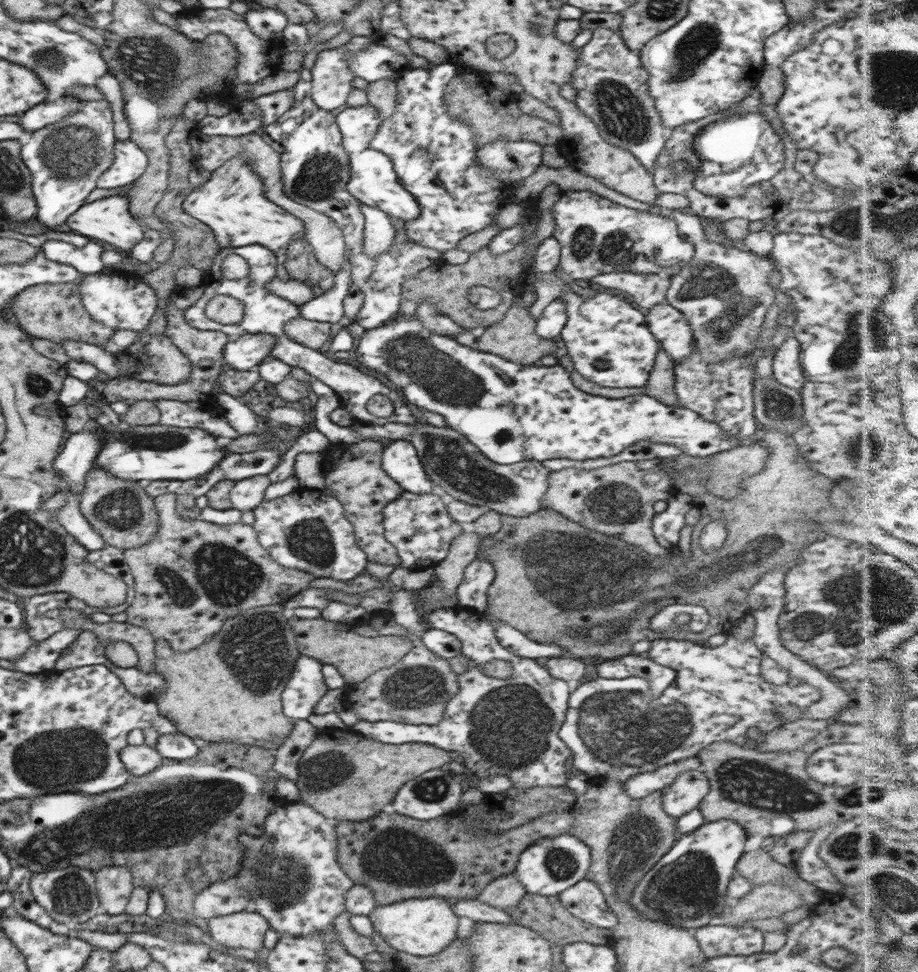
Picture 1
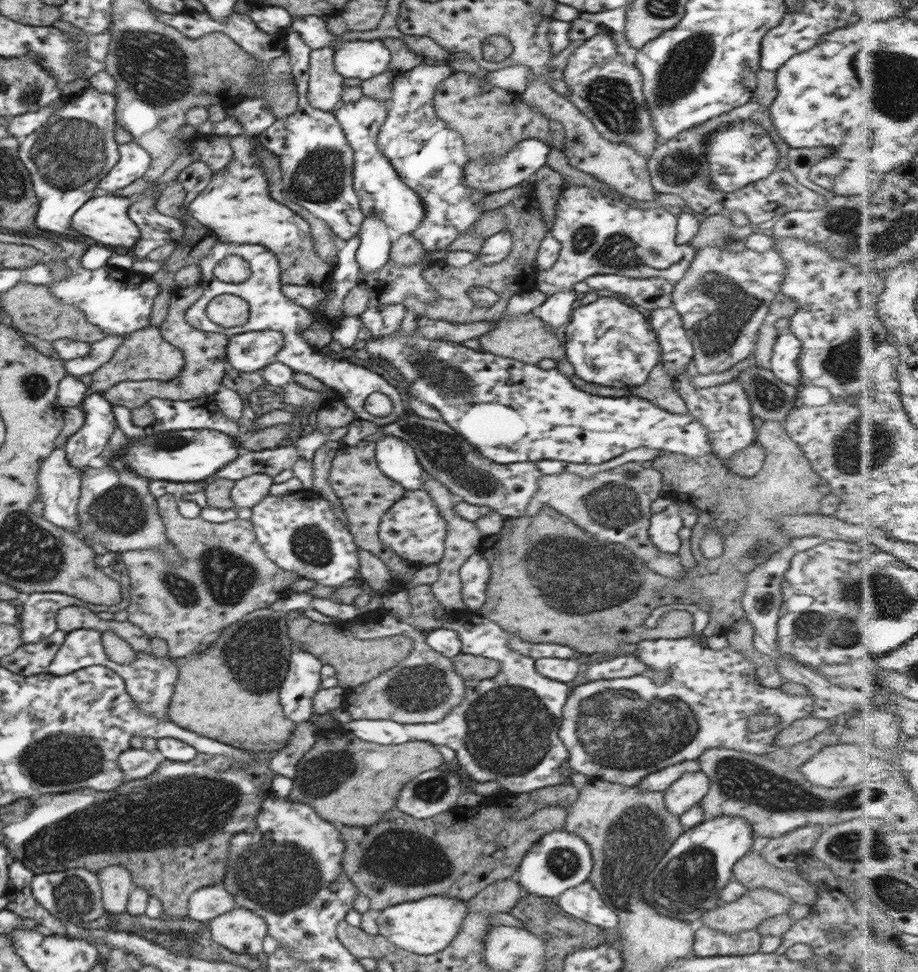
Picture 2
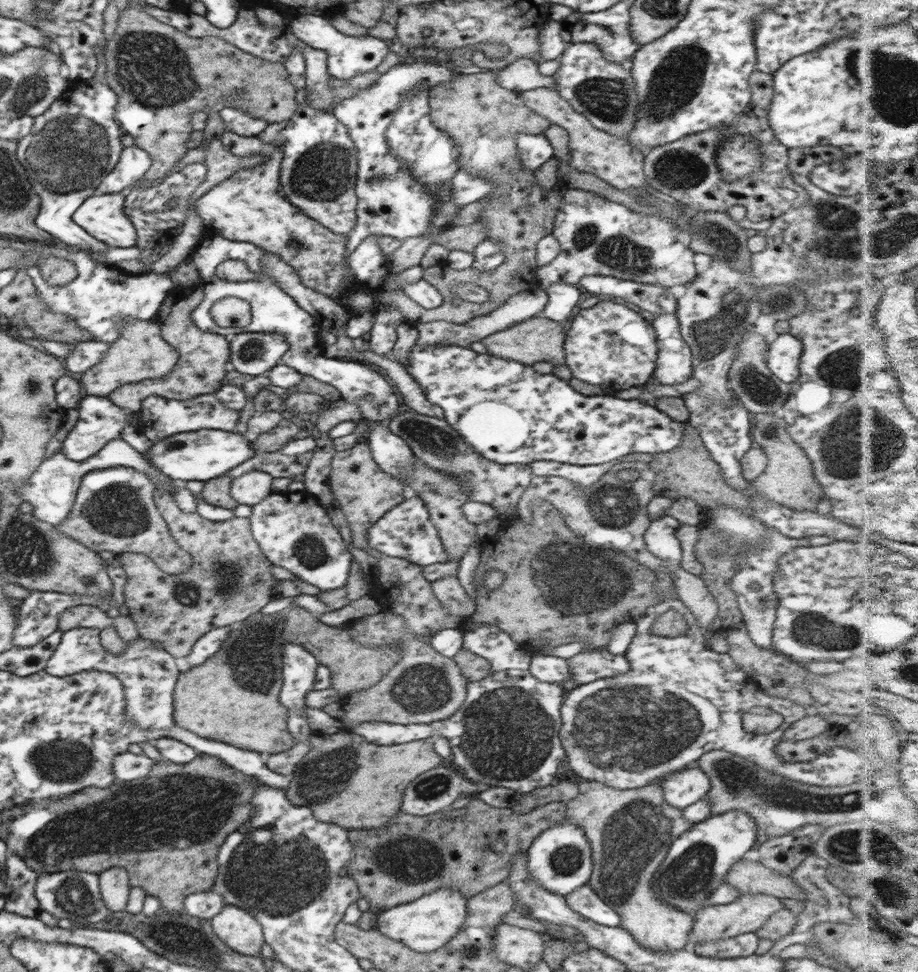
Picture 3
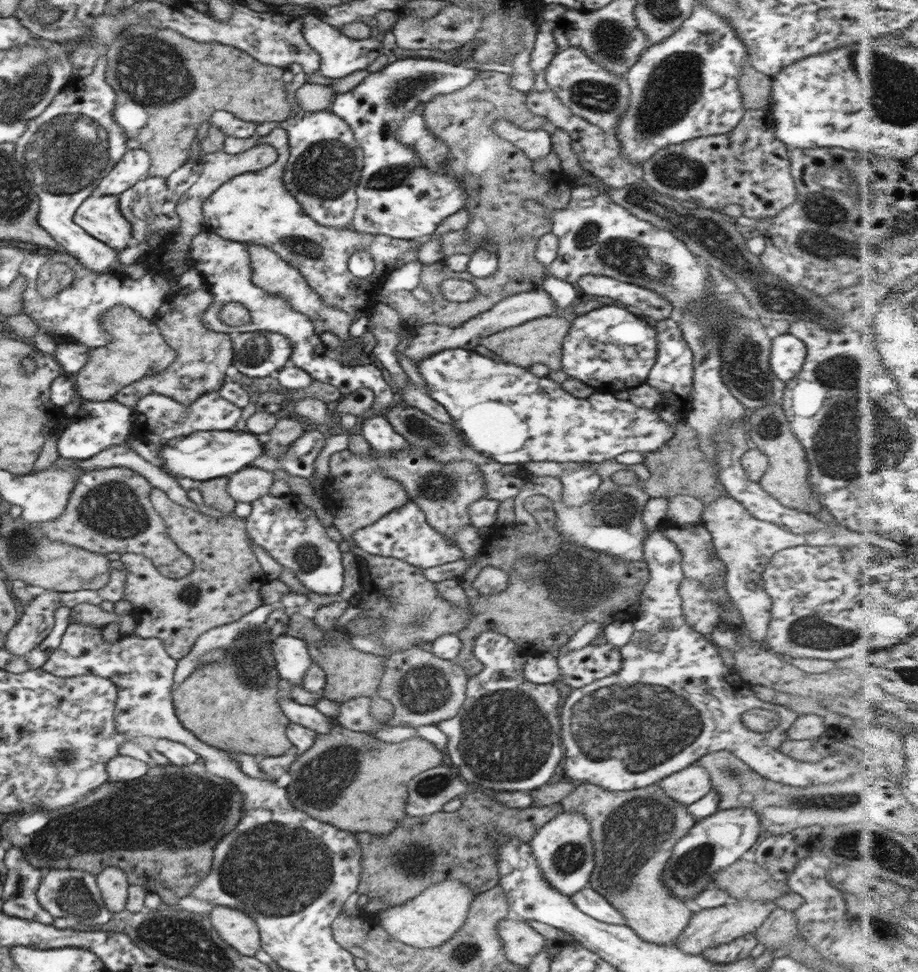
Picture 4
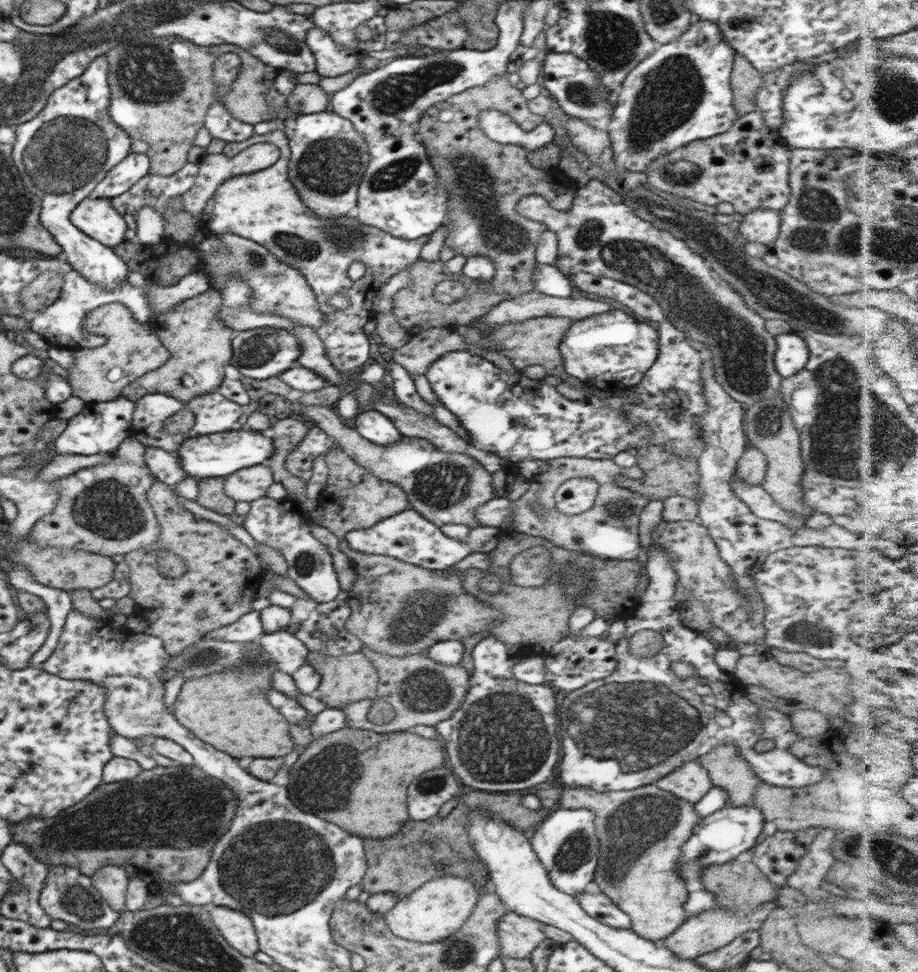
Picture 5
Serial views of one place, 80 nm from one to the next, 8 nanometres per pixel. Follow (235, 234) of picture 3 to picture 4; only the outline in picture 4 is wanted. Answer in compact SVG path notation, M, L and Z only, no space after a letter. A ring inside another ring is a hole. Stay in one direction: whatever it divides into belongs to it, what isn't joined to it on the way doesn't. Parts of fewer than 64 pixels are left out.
M274 127L273 130L266 133L265 136L252 135L249 138L233 138L225 136L222 151L227 154L239 154L245 152L252 146L257 144L269 144L277 152L276 160L267 168L257 170L257 172L247 172L233 176L226 180L215 192L208 196L201 205L202 215L205 218L205 226L209 226L209 232L224 238L225 240L235 242L251 242L251 244L261 244L265 248L269 248L281 260L288 265L296 268L309 285L310 290L319 295L323 304L334 306L343 312L346 312L348 319L353 321L361 317L369 317L373 306L377 302L375 295L378 294L378 288L383 279L394 269L398 258L414 246L420 246L423 239L394 239L390 236L380 234L358 233L351 226L343 228L331 228L317 224L307 213L301 212L299 204L293 200L293 196L285 190L283 186L283 167L288 159L288 138L283 129ZM364 250L369 253L373 261L373 272L365 278L355 278L346 267L348 258L356 252Z

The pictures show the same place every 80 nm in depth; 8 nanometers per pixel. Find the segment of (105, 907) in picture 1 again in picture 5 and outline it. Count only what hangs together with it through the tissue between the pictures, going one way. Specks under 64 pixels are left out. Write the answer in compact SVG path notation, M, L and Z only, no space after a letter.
M111 865L101 867L90 878L104 903L118 912L124 909L128 877L123 868Z

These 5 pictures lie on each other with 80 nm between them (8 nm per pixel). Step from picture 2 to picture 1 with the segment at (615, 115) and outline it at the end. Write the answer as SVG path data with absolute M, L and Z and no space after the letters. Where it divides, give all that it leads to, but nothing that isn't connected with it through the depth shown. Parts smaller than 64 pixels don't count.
M605 28L592 31L591 39L580 48L570 85L575 89L574 103L610 145L628 150L649 174L664 138L658 112L646 93L647 71L638 53L626 47L617 33Z

